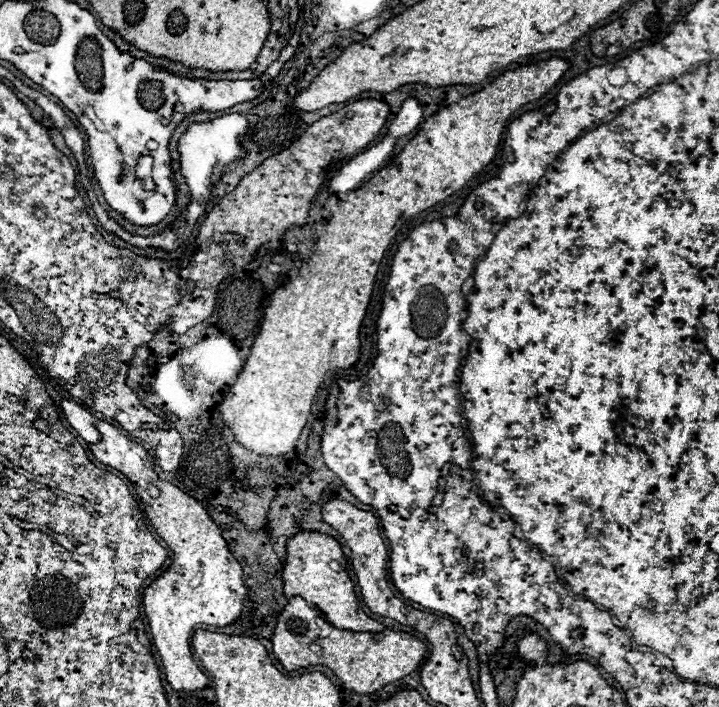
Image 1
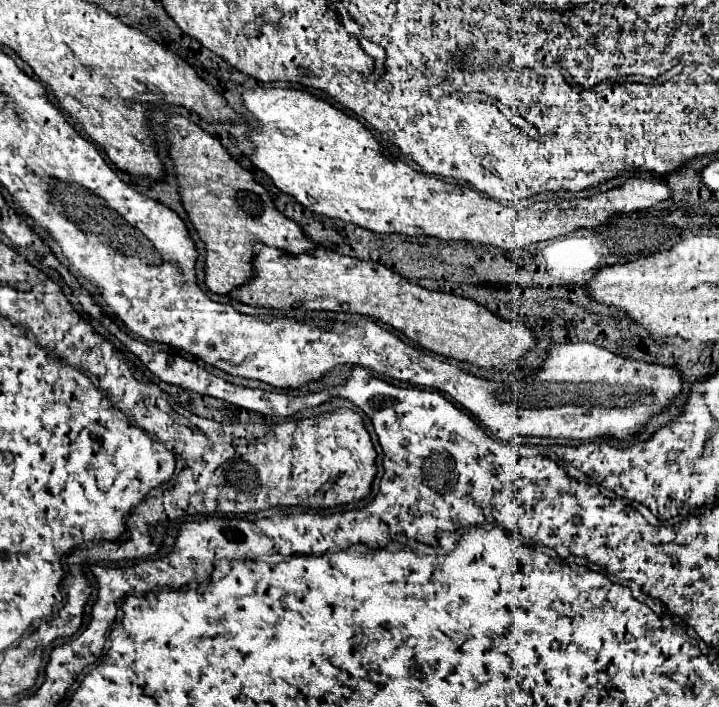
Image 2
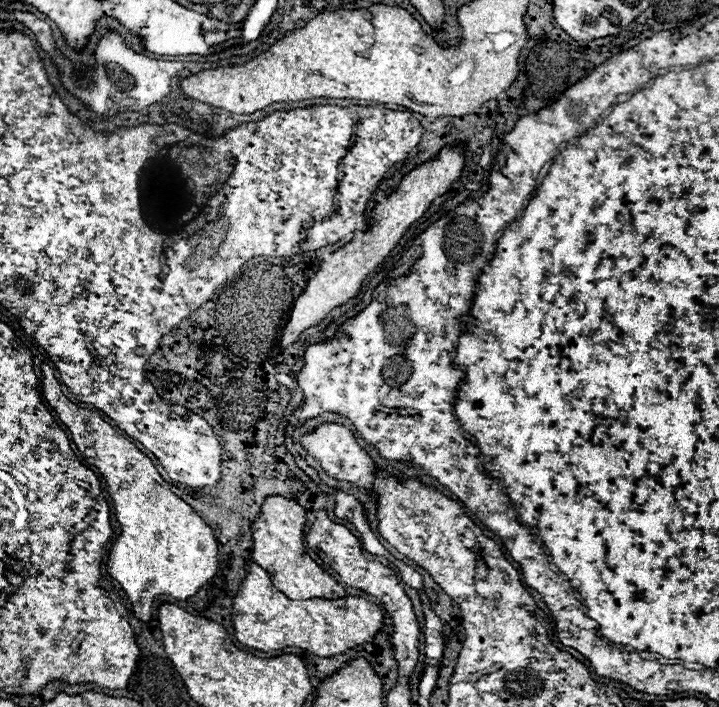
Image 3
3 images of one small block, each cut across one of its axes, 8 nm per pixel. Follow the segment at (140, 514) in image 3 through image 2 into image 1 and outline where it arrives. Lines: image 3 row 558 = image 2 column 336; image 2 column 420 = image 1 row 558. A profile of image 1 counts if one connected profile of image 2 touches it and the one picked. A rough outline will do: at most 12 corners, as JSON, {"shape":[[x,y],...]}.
{"shape":[[108,422],[94,458],[134,484],[172,566],[144,590],[174,690],[210,680],[194,626],[240,618],[248,588],[204,506]]}

